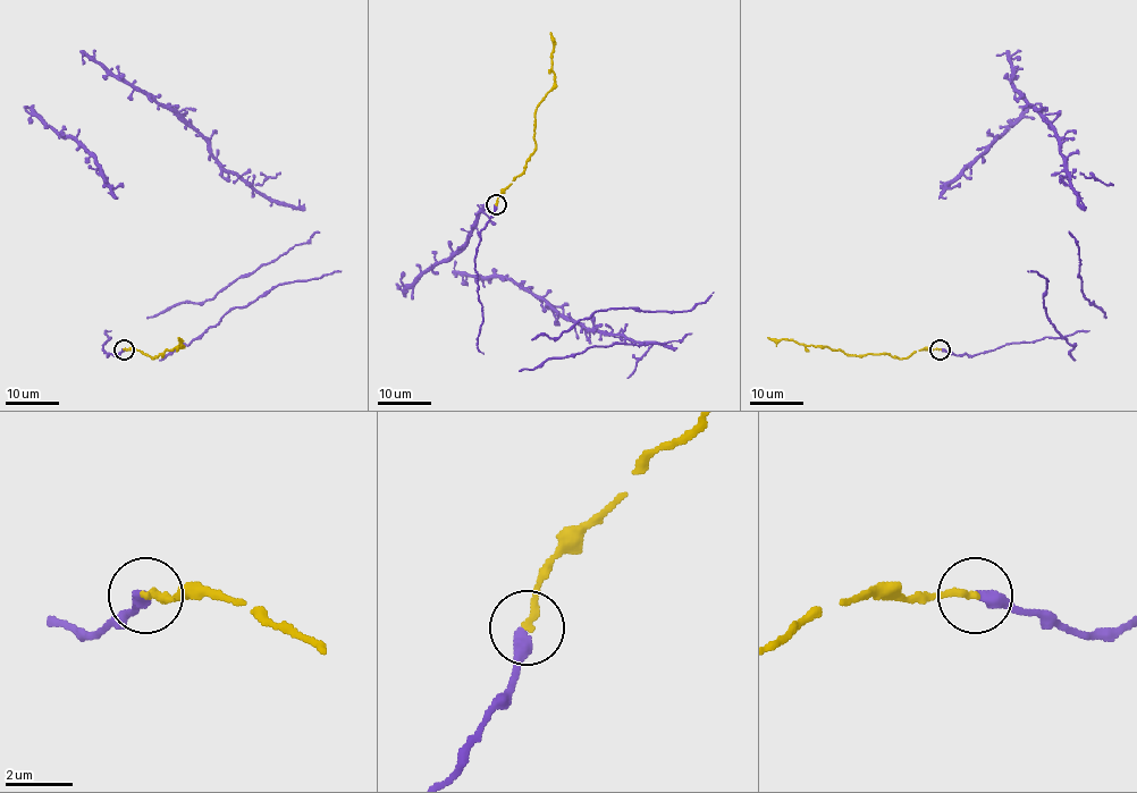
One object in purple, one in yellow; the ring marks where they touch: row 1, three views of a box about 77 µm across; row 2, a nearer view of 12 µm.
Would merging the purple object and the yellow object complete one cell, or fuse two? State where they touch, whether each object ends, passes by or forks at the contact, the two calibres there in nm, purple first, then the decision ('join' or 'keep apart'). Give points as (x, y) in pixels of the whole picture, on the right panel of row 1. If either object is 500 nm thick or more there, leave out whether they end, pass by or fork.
at (940, 349); purple ends there; yellow ends there; 400 nm thick on the purple side, 220 nm on the other; join

